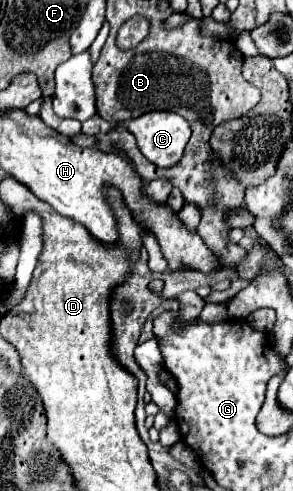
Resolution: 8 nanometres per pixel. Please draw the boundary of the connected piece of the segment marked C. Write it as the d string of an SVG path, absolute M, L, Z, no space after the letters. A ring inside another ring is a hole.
M148 112L126 124L140 152L156 166L176 166L190 140L188 122L176 112Z

